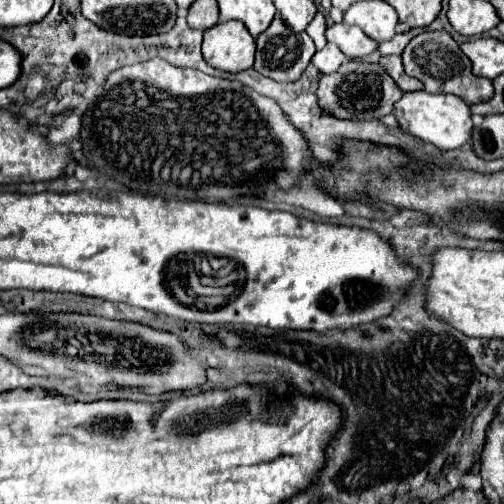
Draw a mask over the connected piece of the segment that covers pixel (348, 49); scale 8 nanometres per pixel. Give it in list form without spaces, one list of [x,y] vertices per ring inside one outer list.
[[[335,24],[335,26],[327,28],[327,40],[337,44],[341,48],[341,52],[353,60],[375,52],[379,46],[379,42],[371,40],[361,28],[347,26],[347,24]]]

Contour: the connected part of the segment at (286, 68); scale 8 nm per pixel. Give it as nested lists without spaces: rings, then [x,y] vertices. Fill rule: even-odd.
[[[275,16],[275,20],[271,22],[271,26],[257,36],[257,52],[255,52],[255,70],[271,80],[277,82],[295,82],[299,80],[299,76],[305,72],[307,64],[311,62],[315,54],[315,44],[309,38],[307,32],[293,32],[283,20],[281,16]]]

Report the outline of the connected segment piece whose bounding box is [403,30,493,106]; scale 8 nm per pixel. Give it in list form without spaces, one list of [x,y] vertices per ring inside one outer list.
[[[423,32],[415,36],[405,52],[403,52],[403,66],[405,74],[421,80],[425,84],[427,92],[443,92],[443,94],[455,94],[461,100],[465,100],[469,106],[477,102],[487,102],[493,96],[493,84],[489,78],[479,78],[471,72],[469,58],[461,52],[459,44],[445,32]]]

